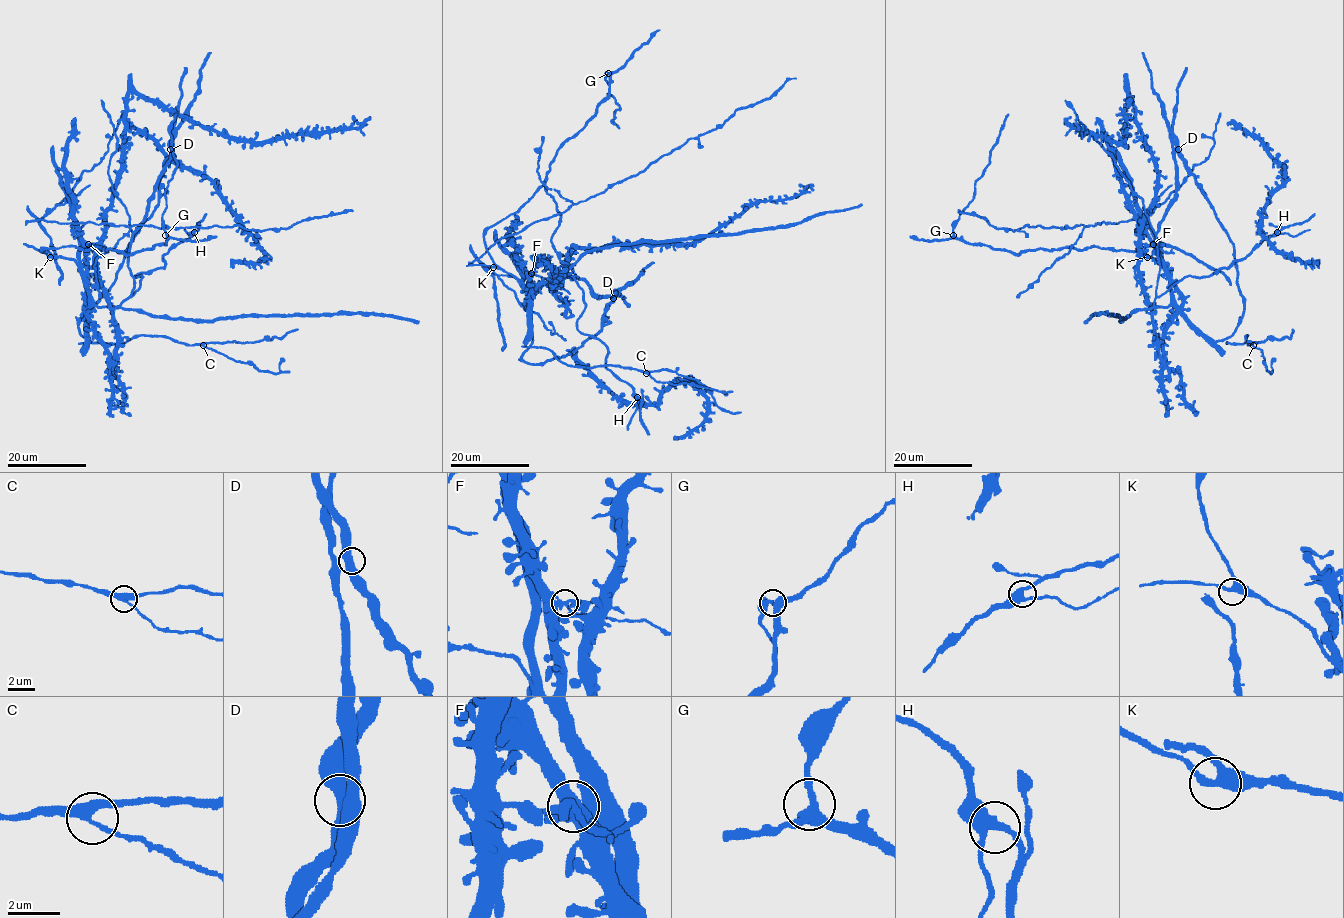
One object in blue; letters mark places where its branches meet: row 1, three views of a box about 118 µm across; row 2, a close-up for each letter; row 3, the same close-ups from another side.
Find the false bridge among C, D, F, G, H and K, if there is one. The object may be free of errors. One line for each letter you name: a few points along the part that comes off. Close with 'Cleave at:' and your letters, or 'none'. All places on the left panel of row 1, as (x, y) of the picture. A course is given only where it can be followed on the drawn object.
F: Course of the part to remove: (88, 244), (127, 253)
Cleave at: F

